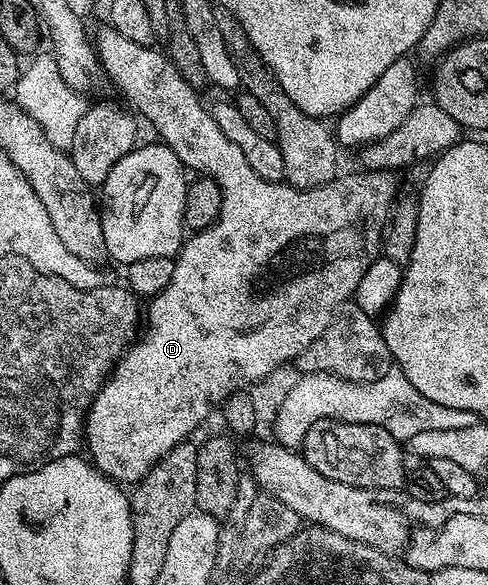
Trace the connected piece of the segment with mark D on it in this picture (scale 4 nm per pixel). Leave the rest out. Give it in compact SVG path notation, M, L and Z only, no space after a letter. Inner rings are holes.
M103 25L99 29L98 41L96 39L96 52L103 72L107 76L110 74L110 79L118 86L119 93L131 103L129 106L139 116L142 114L150 122L151 129L158 134L155 136L165 143L168 149L172 149L172 153L176 153L176 157L180 157L183 167L197 173L199 176L216 180L222 190L222 208L218 214L218 219L212 226L207 227L204 231L191 234L183 242L182 250L178 252L174 259L172 281L161 293L149 300L150 308L147 311L145 308L144 323L147 323L150 328L143 333L142 340L140 340L140 335L137 341L131 342L130 346L123 351L122 358L114 364L114 370L110 372L106 382L99 388L97 398L90 402L90 409L86 412L84 447L85 450L90 450L90 455L88 454L89 462L97 467L101 475L108 476L119 485L127 485L126 483L130 483L129 485L138 484L149 473L151 467L157 464L159 459L163 459L177 443L187 442L193 436L190 434L213 411L215 414L227 399L237 396L241 392L238 391L241 387L268 378L277 367L282 367L285 363L293 364L298 355L304 353L304 349L308 349L308 345L312 345L312 341L316 341L316 337L320 337L320 333L324 333L324 329L328 329L328 325L338 314L342 304L353 296L354 291L360 284L360 279L368 271L368 267L372 265L375 259L379 258L380 252L383 250L383 232L388 226L391 208L394 207L400 195L398 183L394 180L395 176L389 171L363 170L362 175L345 175L345 173L342 173L331 179L329 183L319 187L309 187L303 191L298 187L291 187L285 181L281 183L264 181L264 177L260 177L260 173L255 173L252 165L248 165L248 157L244 157L240 145L236 145L236 141L228 141L228 137L224 137L220 125L216 125L216 121L212 117L210 107L207 104L202 104L202 99L198 96L201 94L192 85L188 85L188 81L184 81L184 77L180 77L180 69L176 69L176 65L172 65L172 61L166 56L165 50L158 48L157 51L156 48L157 46L154 45L149 47L136 45L136 41L128 41L128 37L116 33L116 29L109 25ZM110 394L119 395L120 398L127 399L132 406L138 408L135 411L126 411L123 415L118 411L106 411L106 407L101 401L108 398Z

